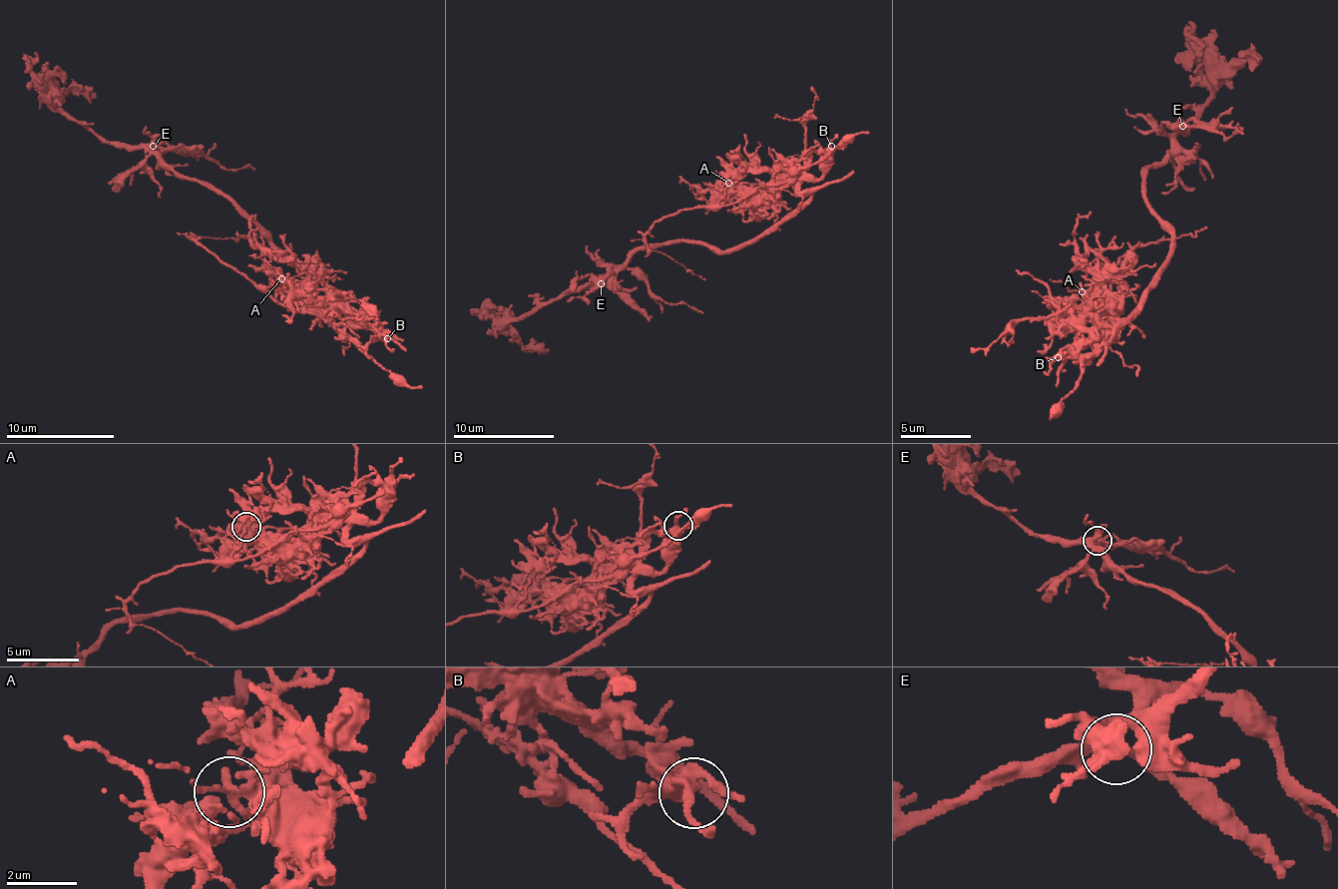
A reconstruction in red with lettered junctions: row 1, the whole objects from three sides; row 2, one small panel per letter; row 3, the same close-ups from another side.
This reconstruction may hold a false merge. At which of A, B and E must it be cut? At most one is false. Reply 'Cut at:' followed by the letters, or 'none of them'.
Cut at: A

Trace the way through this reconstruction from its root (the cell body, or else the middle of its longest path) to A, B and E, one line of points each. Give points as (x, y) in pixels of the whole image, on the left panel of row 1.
A: (307, 273), (362, 319), (353, 322), (344, 310), (339, 310), (334, 303), (309, 302), (281, 278)
B: (307, 273), (361, 317), (362, 322), (368, 327), (366, 324), (377, 326), (387, 338)
E: (307, 273), (282, 254), (225, 197), (195, 181), (187, 181), (169, 166), (153, 146)

